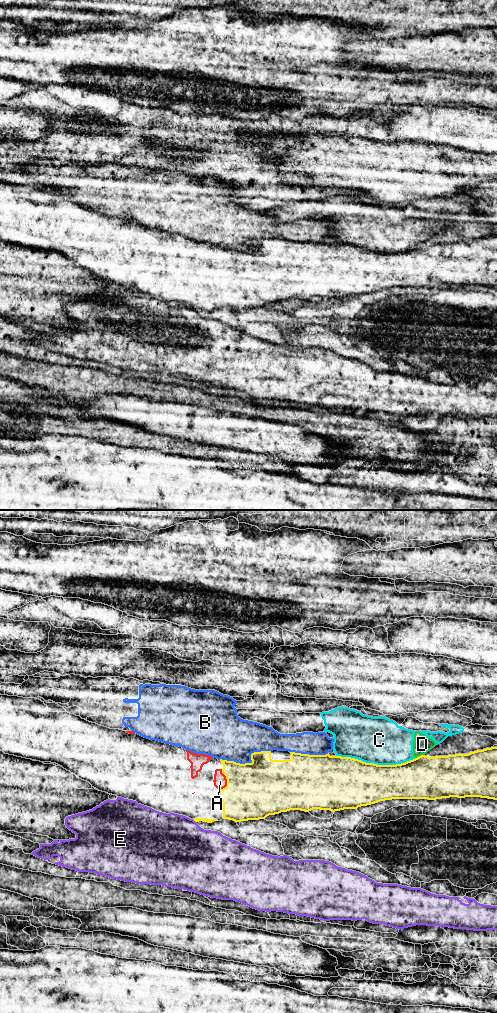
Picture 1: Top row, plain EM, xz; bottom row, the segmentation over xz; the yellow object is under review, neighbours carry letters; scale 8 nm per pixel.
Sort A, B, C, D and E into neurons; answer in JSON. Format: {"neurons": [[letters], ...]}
{"neurons": [["A"], ["B"], ["C", "D"], ["E"]]}

